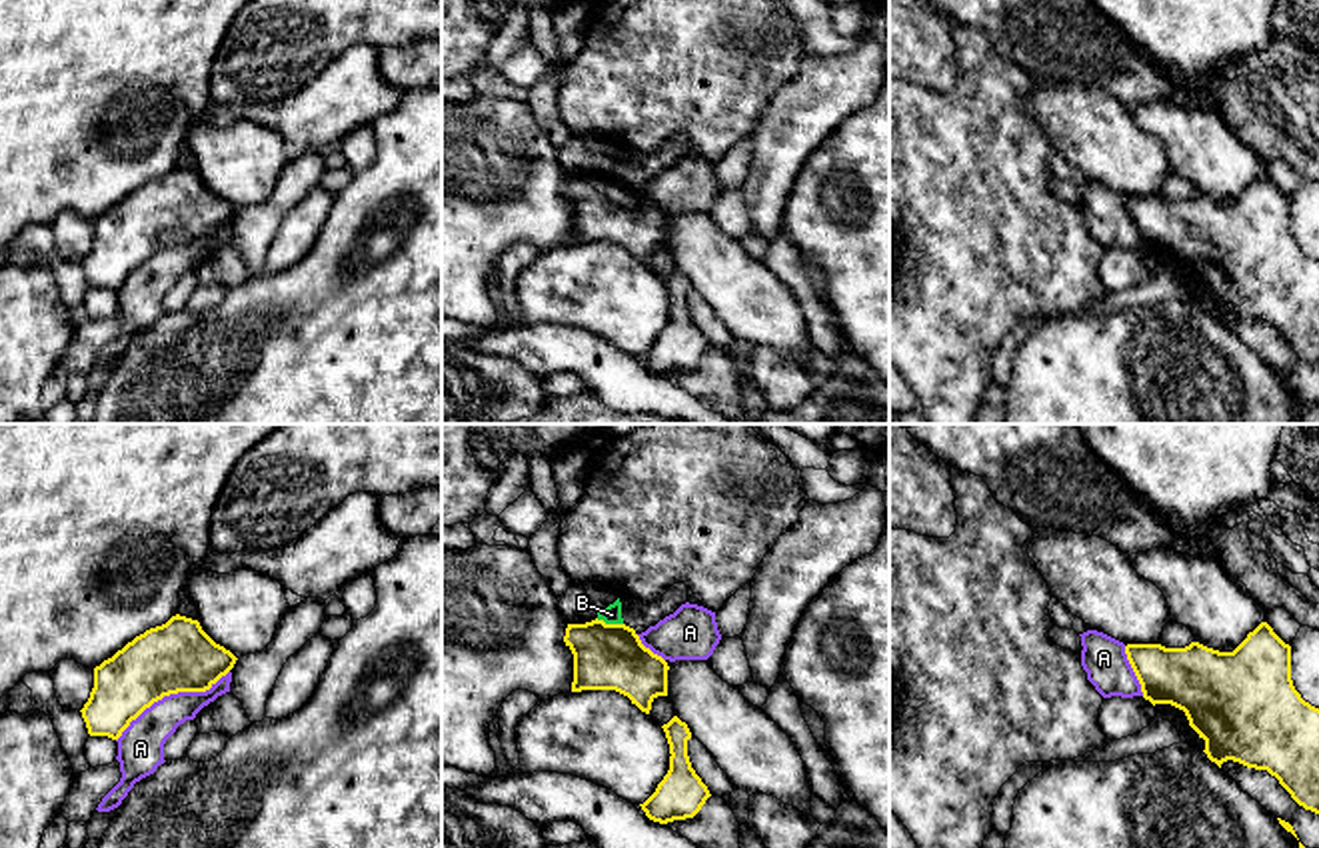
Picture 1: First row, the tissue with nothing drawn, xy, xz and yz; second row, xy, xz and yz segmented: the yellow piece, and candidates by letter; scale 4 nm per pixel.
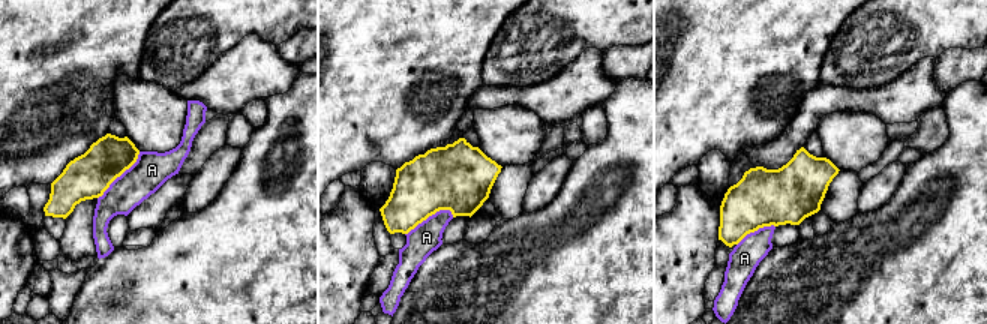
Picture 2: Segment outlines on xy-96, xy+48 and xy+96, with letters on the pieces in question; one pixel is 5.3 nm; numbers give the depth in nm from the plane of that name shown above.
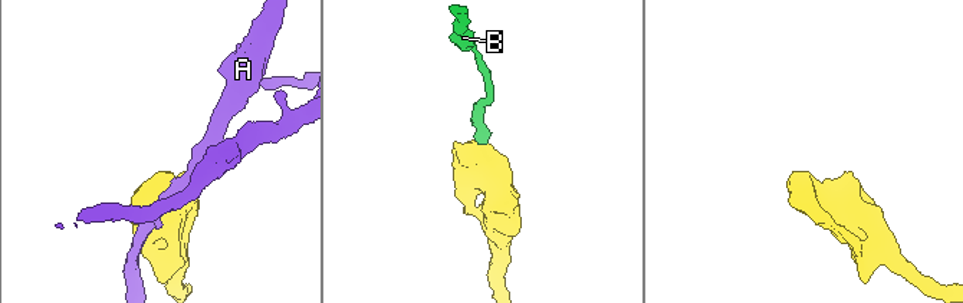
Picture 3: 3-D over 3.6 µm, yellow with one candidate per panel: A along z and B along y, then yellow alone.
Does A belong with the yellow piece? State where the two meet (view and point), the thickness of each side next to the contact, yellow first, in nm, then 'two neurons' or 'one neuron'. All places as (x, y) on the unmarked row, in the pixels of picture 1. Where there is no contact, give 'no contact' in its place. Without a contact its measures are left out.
meets yellow in xy at (170, 244); 280 nm thick on the yellow side, 190 nm on the other; two neurons

